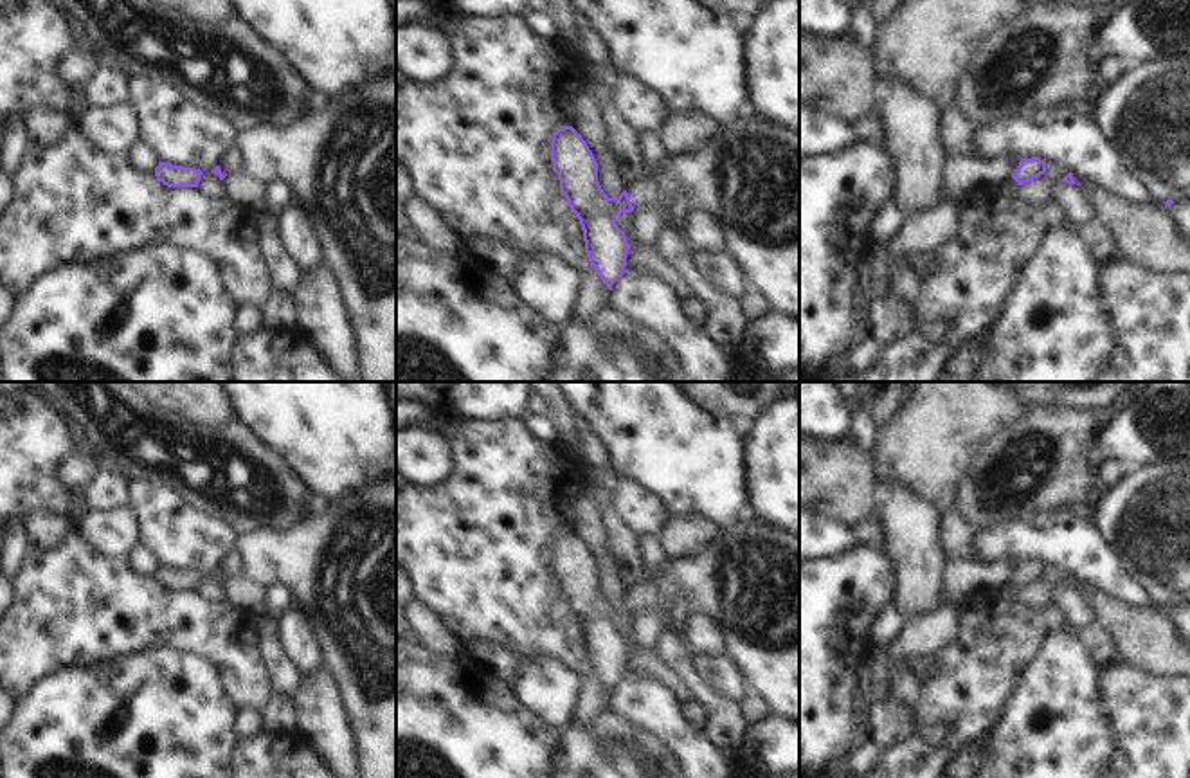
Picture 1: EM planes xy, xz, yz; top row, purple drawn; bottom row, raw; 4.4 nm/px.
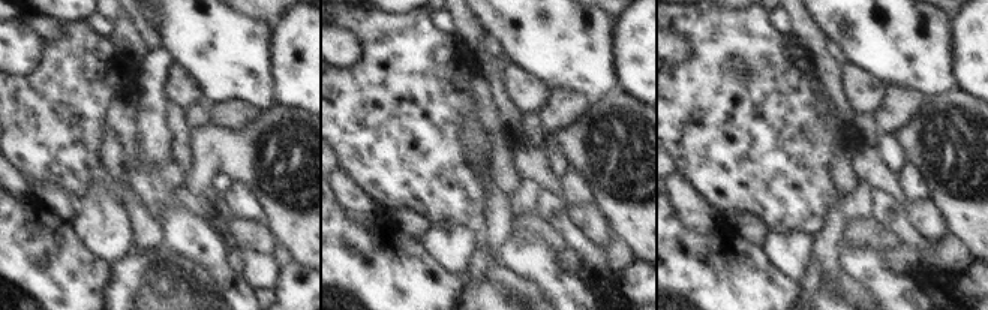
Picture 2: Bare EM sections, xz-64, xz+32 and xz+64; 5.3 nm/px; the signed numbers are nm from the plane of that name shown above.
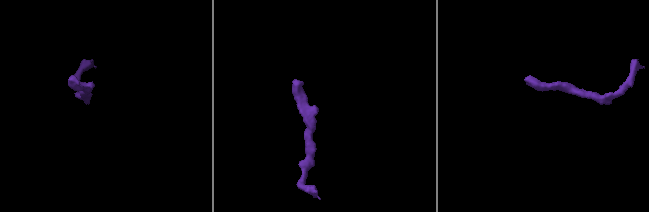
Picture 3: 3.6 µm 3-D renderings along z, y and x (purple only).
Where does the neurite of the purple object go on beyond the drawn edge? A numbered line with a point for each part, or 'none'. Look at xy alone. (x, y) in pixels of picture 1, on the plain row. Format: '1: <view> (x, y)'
none

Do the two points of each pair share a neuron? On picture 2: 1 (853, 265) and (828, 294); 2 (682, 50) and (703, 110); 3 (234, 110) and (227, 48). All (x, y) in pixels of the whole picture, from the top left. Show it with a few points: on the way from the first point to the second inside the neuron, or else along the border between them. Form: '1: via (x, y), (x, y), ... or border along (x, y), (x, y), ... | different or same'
1: border along (841, 270), (871, 294) | different
2: border along (676, 30), (690, 47), (690, 57), (679, 65) | different
3: border along (225, 101), (245, 101), (261, 110) | different

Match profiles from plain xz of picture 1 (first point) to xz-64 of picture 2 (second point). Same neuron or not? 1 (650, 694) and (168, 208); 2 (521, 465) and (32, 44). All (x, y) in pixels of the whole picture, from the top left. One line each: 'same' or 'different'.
1: same
2: different

